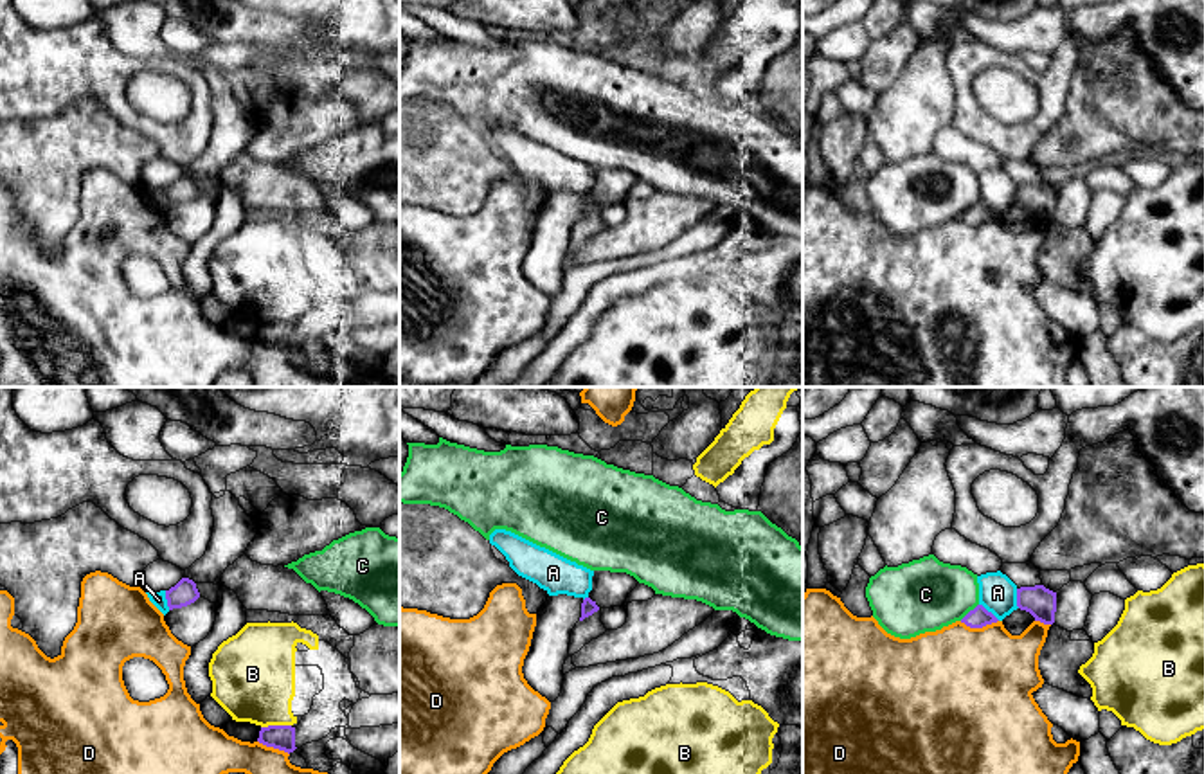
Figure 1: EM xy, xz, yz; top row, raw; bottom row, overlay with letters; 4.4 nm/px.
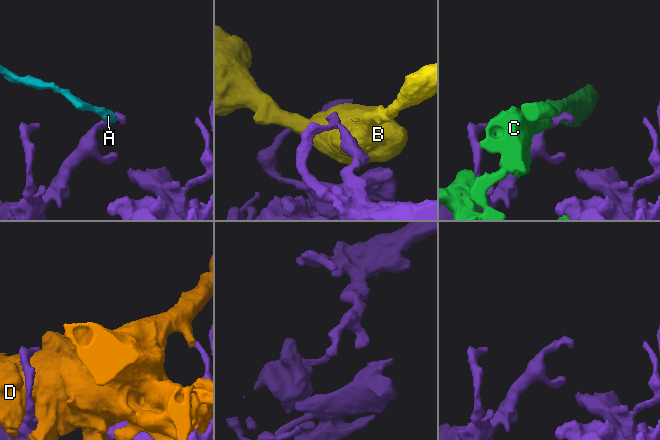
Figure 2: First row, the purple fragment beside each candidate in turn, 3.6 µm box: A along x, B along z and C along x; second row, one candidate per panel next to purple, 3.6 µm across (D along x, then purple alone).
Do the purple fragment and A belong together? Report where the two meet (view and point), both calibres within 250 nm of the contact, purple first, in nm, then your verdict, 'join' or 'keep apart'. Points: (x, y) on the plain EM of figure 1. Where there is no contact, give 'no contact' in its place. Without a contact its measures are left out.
meets purple in yz at (990, 209); 90 nm thick on the purple side, 170 nm on the other; keep apart

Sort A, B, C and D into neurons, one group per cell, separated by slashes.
A / B / C / D

